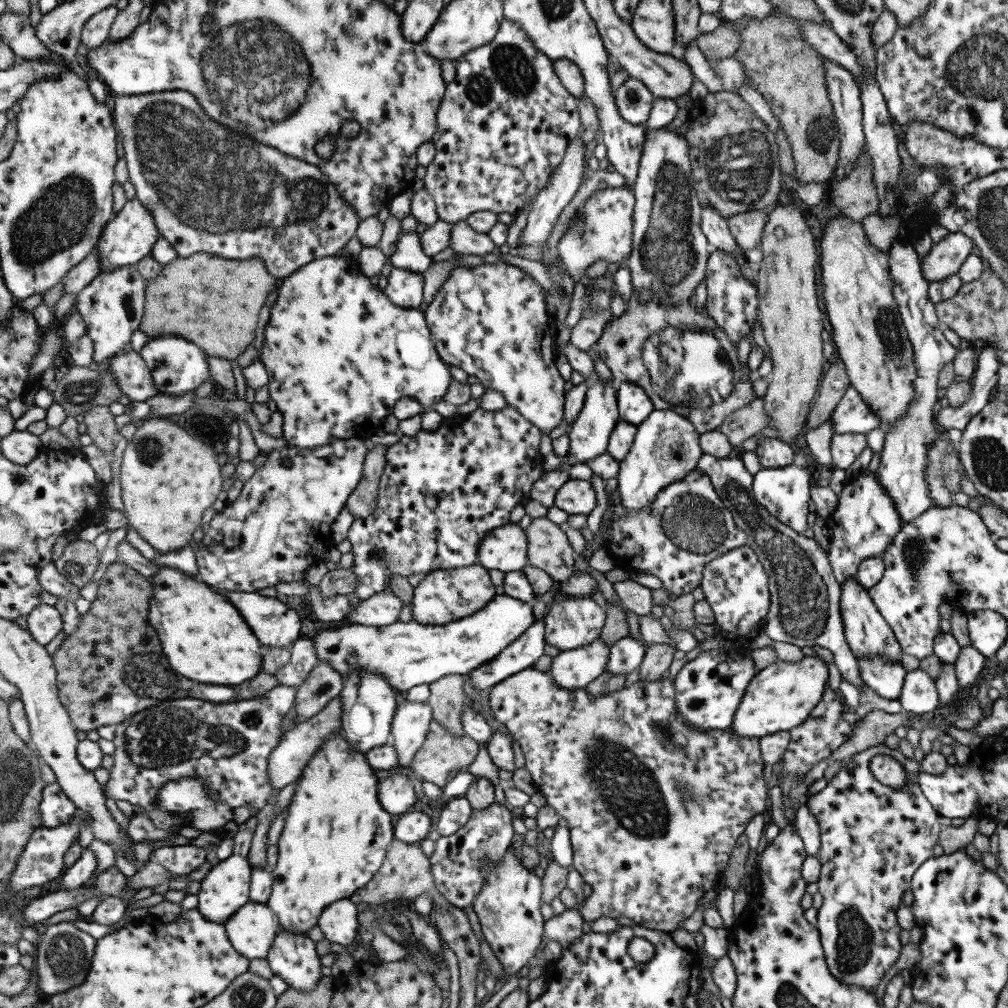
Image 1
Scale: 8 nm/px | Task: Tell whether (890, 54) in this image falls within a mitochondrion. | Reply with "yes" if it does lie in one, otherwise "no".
no

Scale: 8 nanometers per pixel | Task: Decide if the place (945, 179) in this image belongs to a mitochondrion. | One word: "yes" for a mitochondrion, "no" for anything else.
no

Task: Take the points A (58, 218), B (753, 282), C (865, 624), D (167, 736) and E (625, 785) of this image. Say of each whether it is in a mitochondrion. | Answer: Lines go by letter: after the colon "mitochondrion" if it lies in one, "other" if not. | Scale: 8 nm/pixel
A: mitochondrion
B: other
C: other
D: mitochondrion
E: mitochondrion

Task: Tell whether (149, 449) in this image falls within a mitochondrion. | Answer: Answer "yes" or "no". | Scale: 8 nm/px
yes

